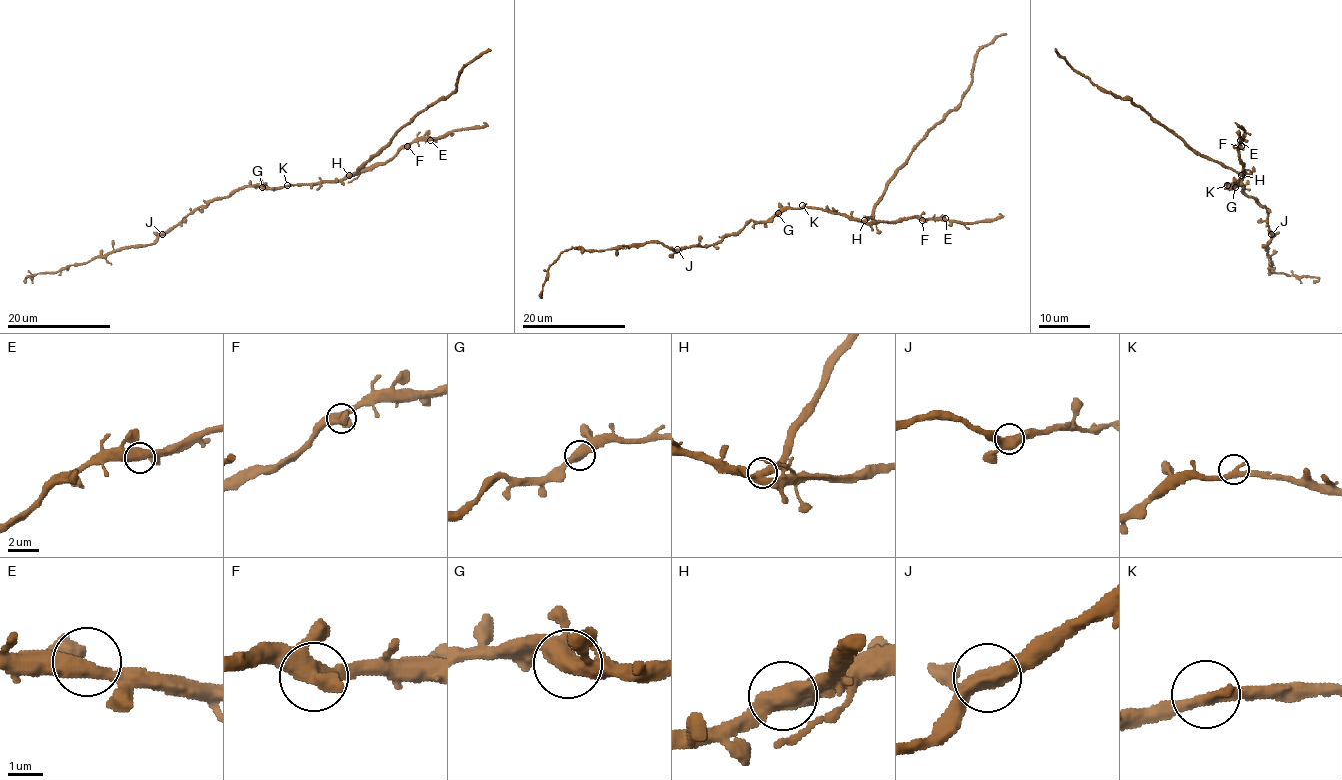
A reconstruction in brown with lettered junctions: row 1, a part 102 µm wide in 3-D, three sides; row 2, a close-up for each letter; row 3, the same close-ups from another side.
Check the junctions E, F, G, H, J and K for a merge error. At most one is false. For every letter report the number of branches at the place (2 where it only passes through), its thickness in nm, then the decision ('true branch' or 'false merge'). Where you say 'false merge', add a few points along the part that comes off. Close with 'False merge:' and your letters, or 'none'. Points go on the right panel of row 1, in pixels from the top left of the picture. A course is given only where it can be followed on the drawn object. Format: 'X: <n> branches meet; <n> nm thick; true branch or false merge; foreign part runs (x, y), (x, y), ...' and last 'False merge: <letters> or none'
E: 2 branches meet; 500 nm thick; true branch
F: 3 branches meet; 440 nm thick; true branch
G: 3 branches meet; 420 nm thick; true branch
H: 2 branches meet; 550 nm thick; false merge; foreign part runs (1241, 175), (1199, 155), (1124, 97), (1115, 97), (1098, 88), (1076, 73), (1054, 49)
J: 3 branches meet; 440 nm thick; true branch
K: 2 branches meet; 360 nm thick; true branch
False merge: H

